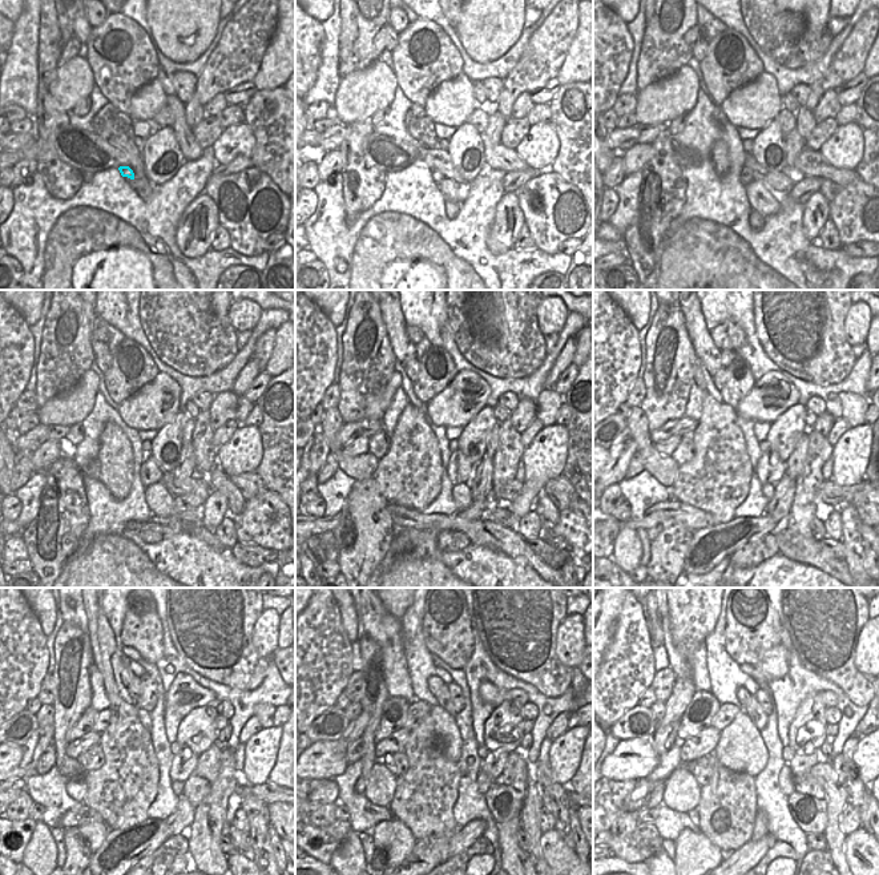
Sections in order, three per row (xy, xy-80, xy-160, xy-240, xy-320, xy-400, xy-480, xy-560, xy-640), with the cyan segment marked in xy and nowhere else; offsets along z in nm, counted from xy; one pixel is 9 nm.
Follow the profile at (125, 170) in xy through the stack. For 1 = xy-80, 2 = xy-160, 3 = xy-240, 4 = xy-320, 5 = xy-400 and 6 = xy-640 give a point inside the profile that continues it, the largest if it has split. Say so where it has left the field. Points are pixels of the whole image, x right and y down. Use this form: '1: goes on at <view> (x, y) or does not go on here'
1: goes on at xy-80 (436, 176)
2: goes on at xy-160 (746, 176)
3: goes on at xy-240 (153, 474)
4: goes on at xy-320 (459, 470)
5: goes on at xy-400 (770, 468)
6: goes on at xy-640 (802, 761)

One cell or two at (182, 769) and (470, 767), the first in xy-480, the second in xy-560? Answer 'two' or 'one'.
two

